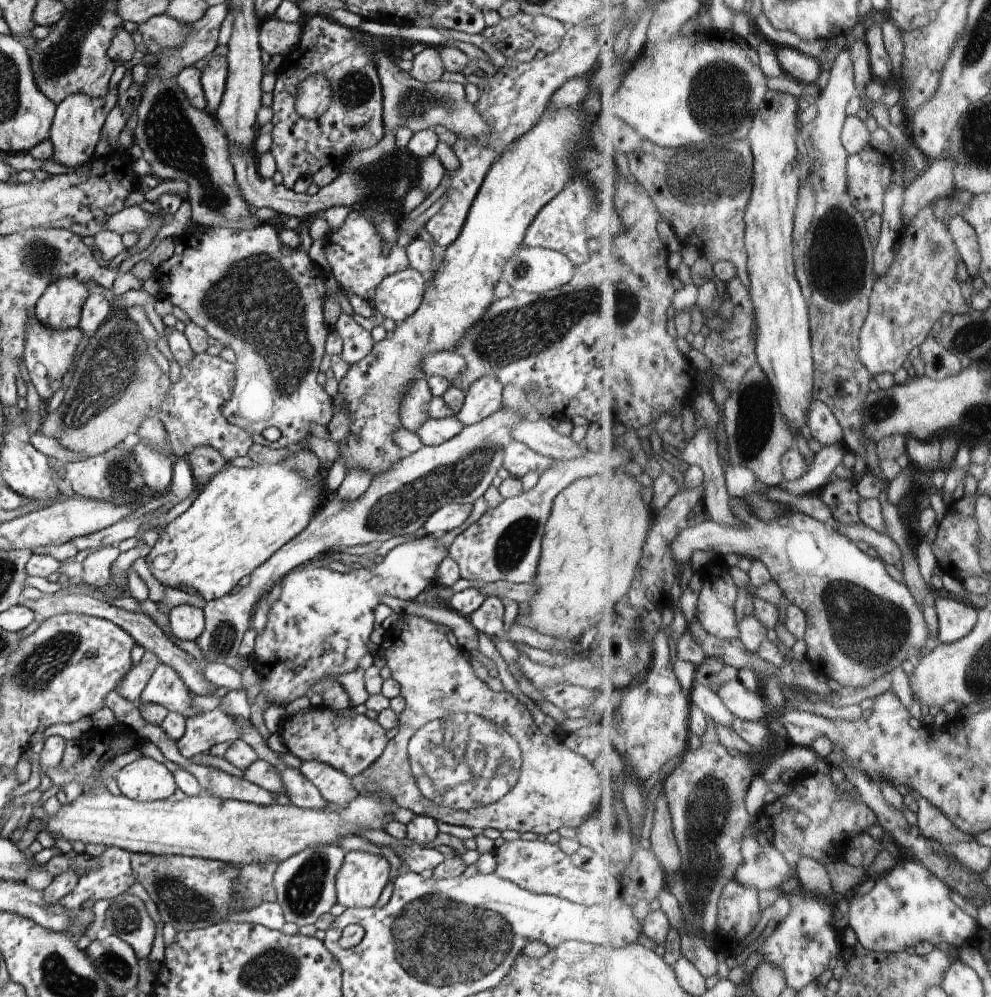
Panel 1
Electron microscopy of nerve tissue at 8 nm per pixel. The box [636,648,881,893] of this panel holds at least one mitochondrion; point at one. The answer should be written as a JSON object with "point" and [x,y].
{"point":[842,869]}

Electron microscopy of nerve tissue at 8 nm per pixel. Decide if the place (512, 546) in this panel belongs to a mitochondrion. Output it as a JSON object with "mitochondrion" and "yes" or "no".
{"mitochondrion":"yes"}

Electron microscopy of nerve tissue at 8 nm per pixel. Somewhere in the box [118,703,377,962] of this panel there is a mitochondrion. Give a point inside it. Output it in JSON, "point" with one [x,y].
{"point":[304,890]}

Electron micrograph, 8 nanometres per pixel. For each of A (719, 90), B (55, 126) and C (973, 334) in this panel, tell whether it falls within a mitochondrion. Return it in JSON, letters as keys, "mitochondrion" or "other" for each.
{"A":"mitochondrion","B":"other","C":"mitochondrion"}

